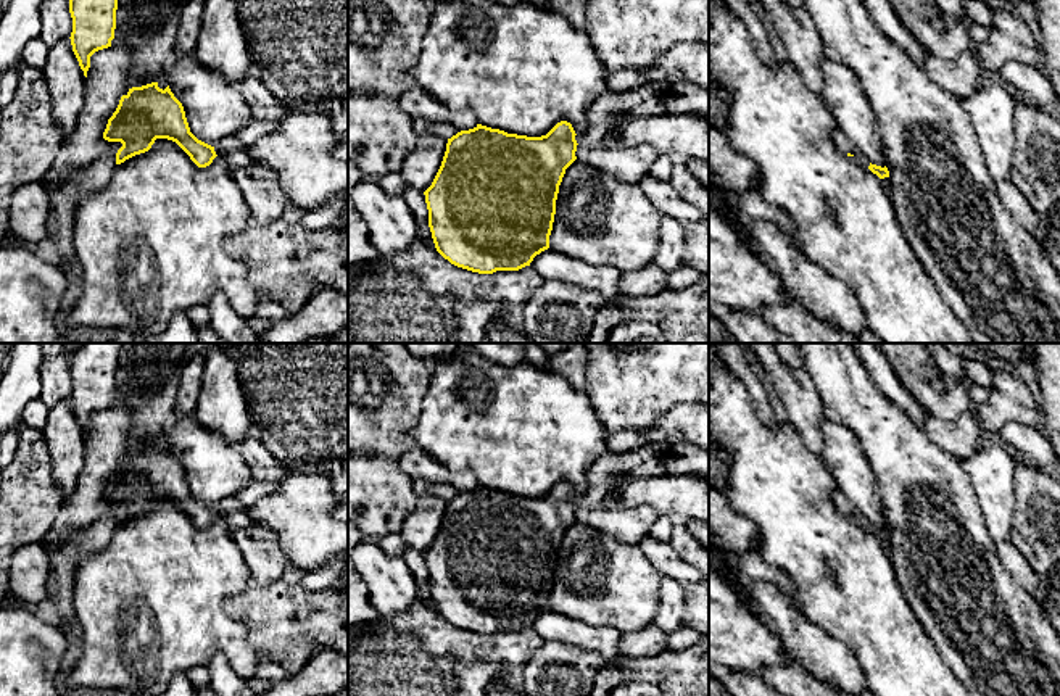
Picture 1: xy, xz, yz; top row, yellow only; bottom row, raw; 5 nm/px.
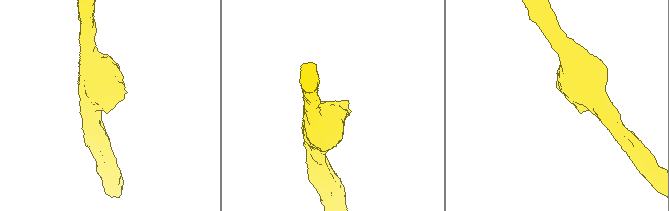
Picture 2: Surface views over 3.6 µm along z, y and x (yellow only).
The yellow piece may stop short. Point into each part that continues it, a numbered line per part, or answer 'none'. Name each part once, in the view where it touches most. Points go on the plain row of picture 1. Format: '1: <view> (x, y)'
1: xz (608, 468)

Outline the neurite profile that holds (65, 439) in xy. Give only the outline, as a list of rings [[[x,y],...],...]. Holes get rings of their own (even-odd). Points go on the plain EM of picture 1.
[[[61,400],[48,409],[45,438],[50,451],[52,472],[63,503],[72,495],[84,467],[85,437],[72,412],[71,400]]]

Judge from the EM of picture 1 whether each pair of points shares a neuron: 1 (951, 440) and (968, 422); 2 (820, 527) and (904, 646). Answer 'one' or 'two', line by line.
1: one
2: one

